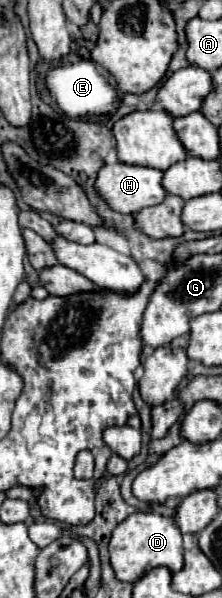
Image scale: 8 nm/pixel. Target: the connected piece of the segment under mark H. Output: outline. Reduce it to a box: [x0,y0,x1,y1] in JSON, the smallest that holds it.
[96,163,168,213]

